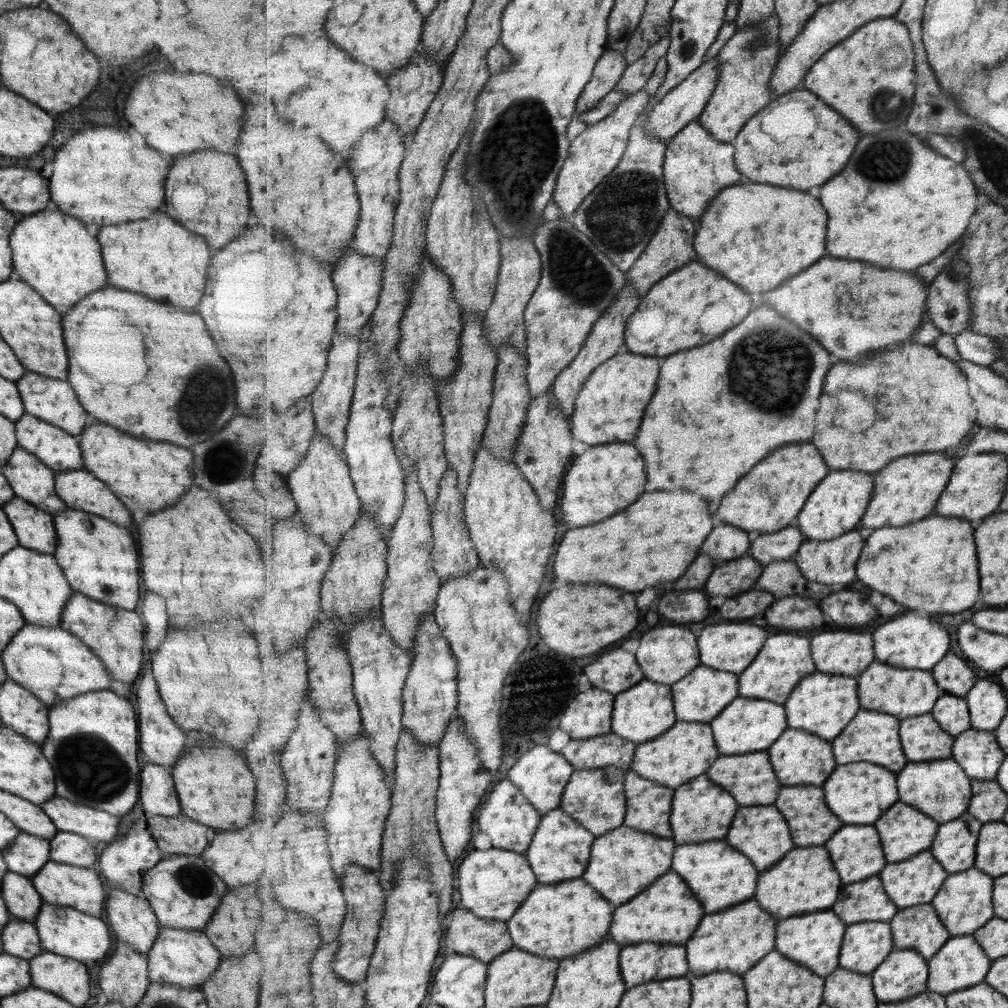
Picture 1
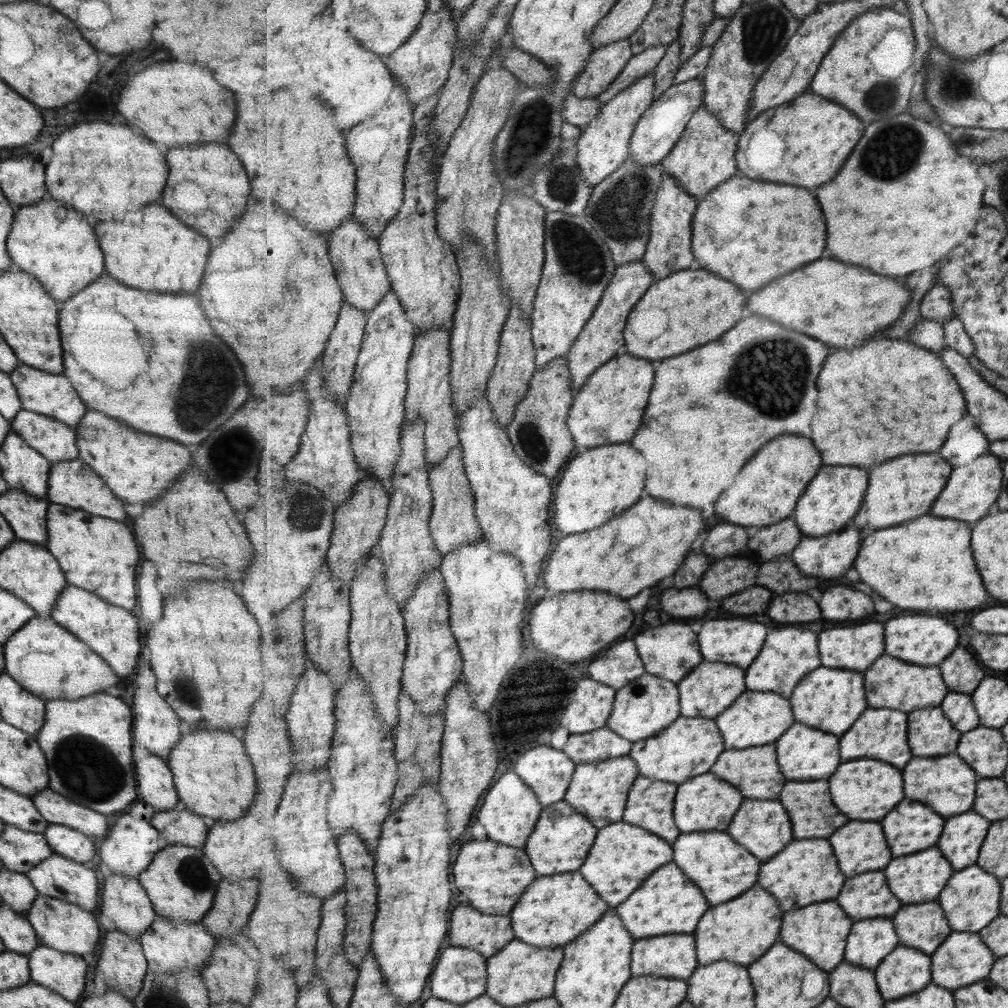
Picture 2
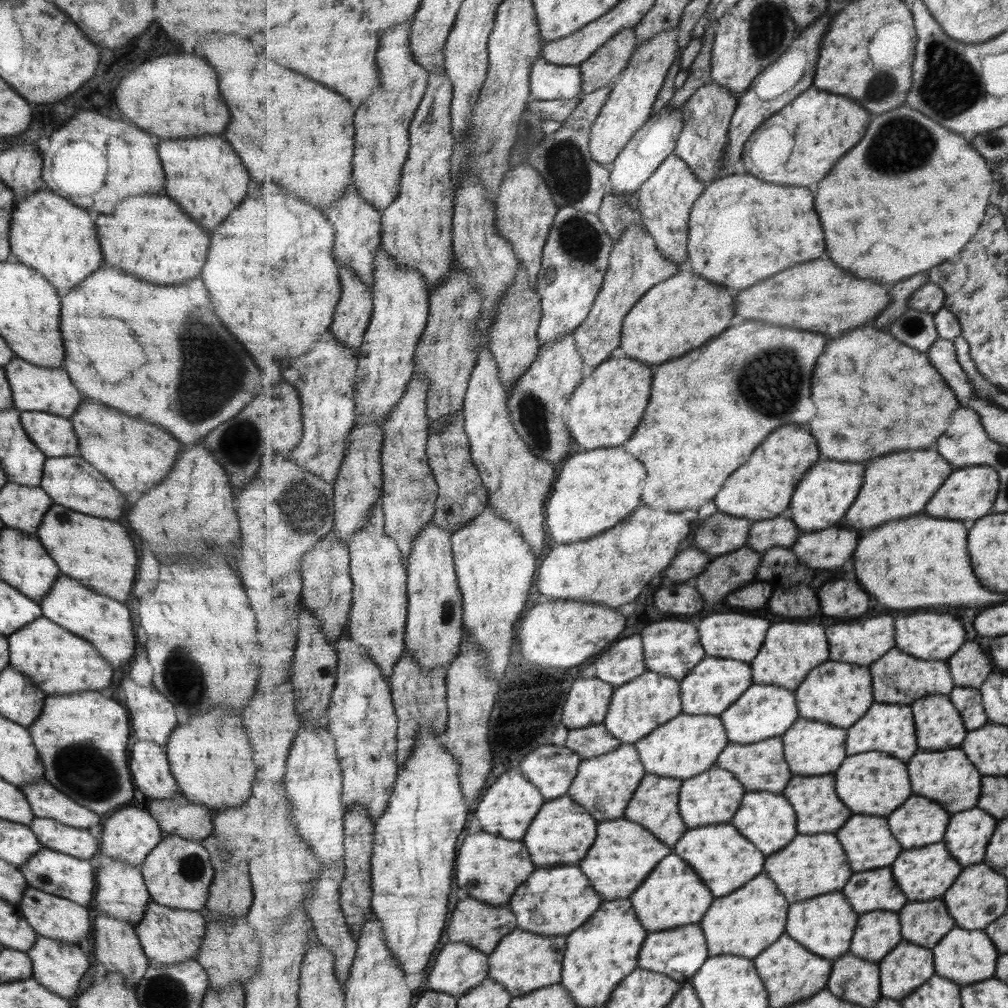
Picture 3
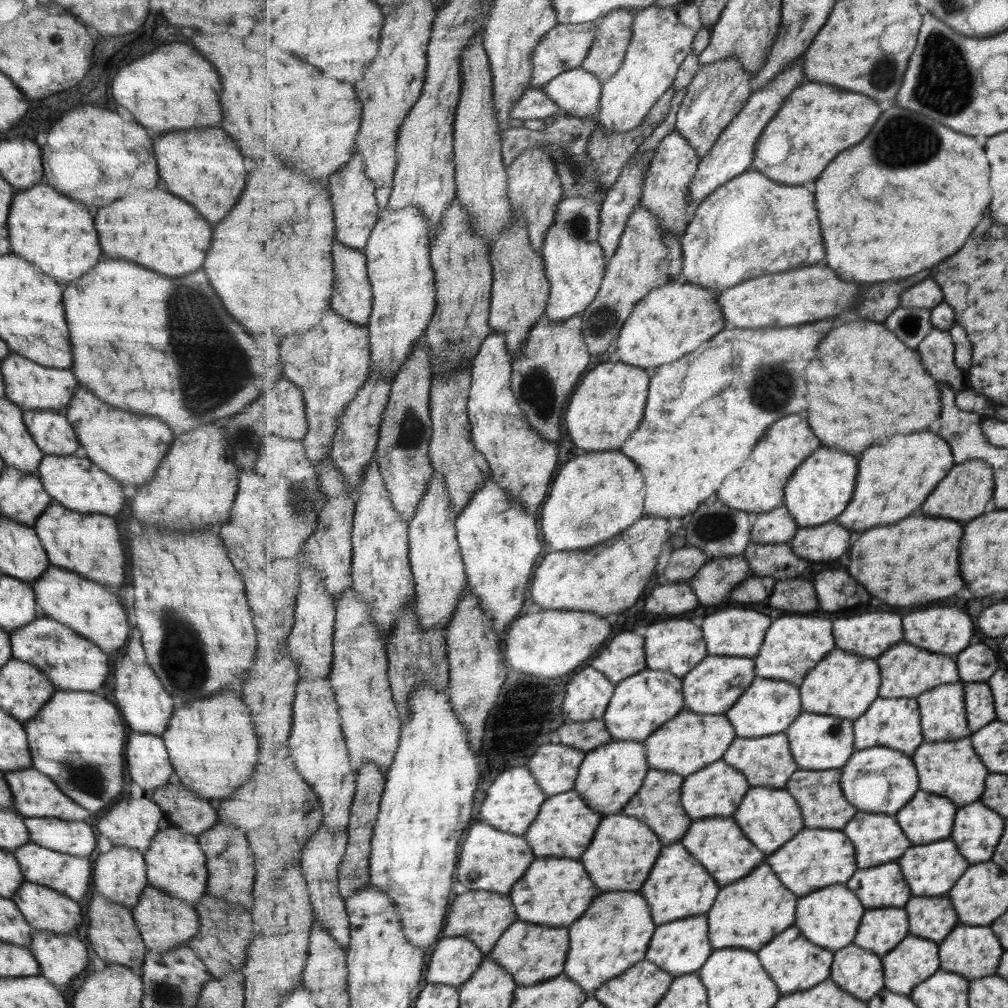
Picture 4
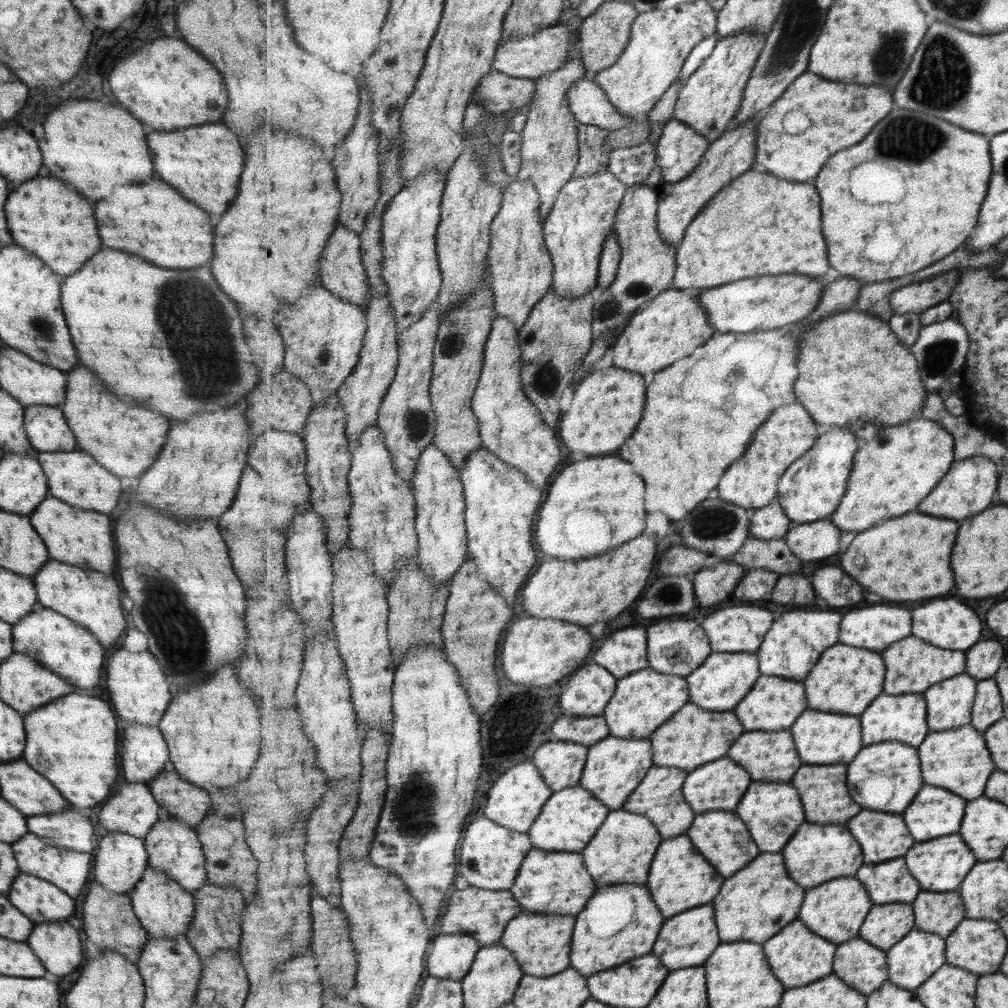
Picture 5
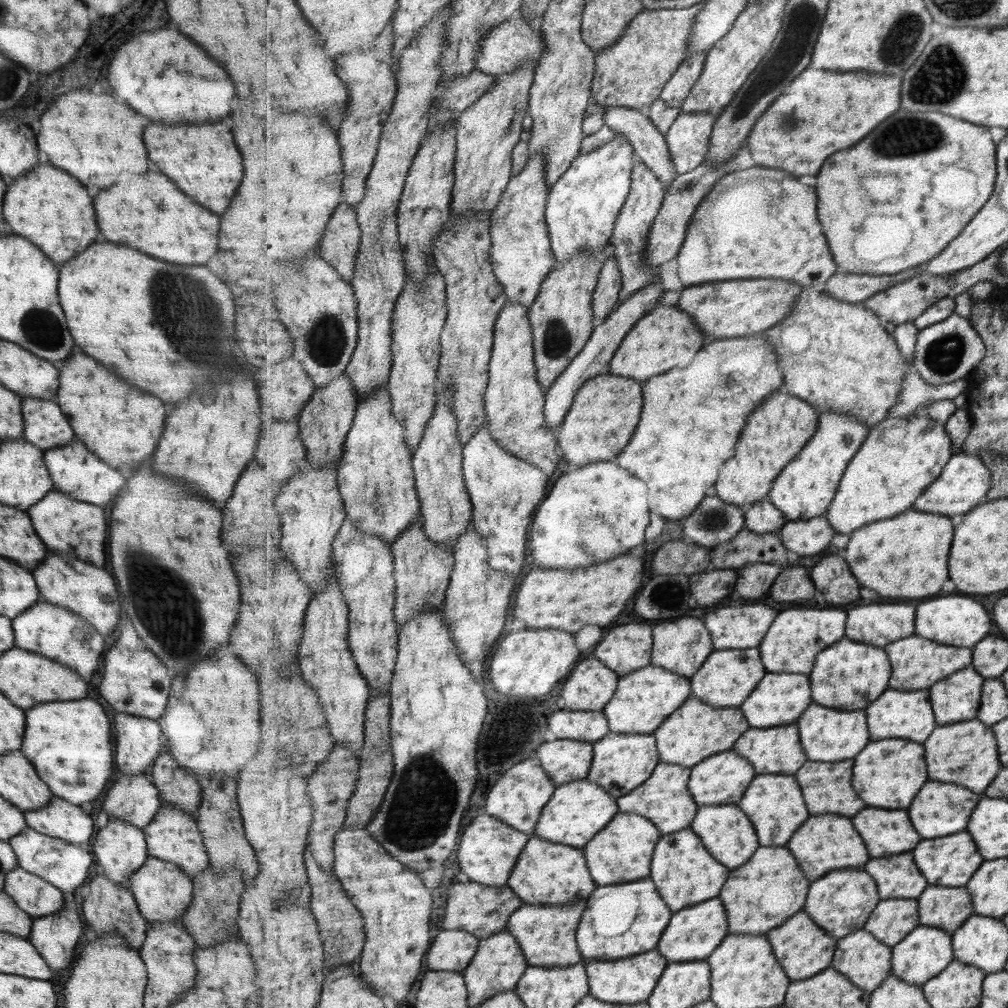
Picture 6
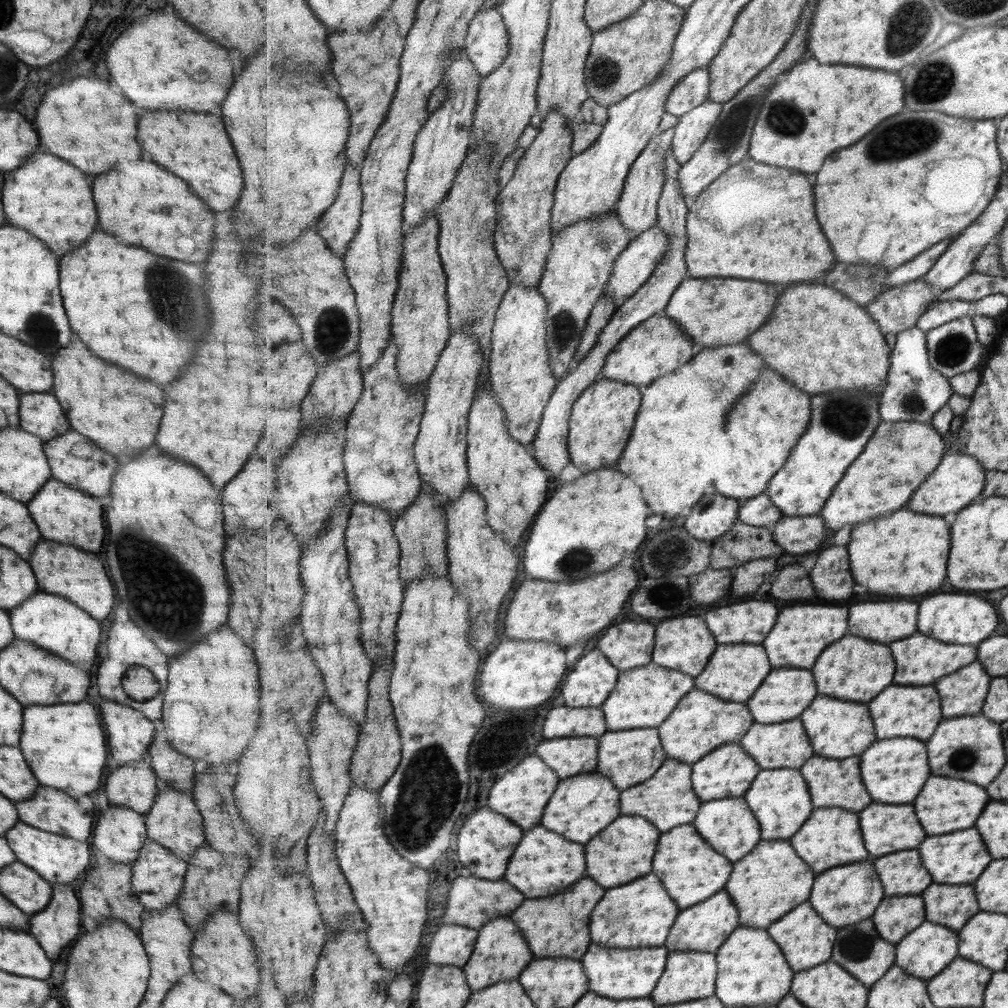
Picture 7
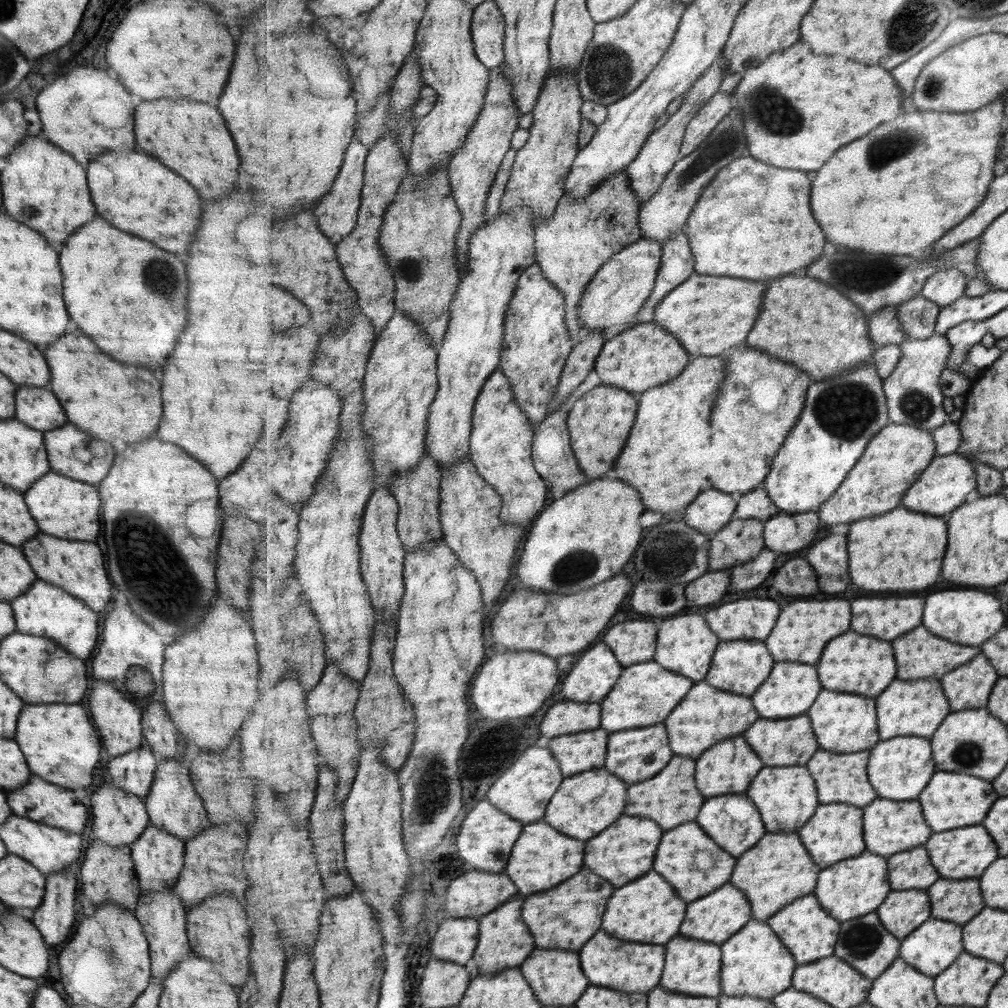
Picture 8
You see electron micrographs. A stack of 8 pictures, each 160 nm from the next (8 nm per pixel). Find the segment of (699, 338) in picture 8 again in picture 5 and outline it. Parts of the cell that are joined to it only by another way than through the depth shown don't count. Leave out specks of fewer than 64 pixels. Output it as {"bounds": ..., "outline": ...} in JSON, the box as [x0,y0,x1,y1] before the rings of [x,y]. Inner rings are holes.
{"bounds":[701,274,823,333],"outline":[[[781,274],[717,286],[701,294],[701,304],[709,314],[709,322],[713,322],[719,332],[745,333],[773,330],[806,319],[817,308],[822,294],[823,280],[803,274]]]}

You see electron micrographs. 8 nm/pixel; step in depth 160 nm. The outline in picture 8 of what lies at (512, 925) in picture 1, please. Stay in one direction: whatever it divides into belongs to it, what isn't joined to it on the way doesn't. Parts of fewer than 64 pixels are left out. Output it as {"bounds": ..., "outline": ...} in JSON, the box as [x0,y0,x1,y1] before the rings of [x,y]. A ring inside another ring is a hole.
{"bounds":[507,822,585,896],"outline":[[[547,822],[529,824],[525,828],[525,834],[517,840],[517,846],[513,850],[513,858],[509,860],[507,874],[521,886],[521,894],[529,896],[541,890],[551,890],[553,886],[569,880],[583,868],[585,858],[585,842],[569,838],[567,834],[561,834]]]}

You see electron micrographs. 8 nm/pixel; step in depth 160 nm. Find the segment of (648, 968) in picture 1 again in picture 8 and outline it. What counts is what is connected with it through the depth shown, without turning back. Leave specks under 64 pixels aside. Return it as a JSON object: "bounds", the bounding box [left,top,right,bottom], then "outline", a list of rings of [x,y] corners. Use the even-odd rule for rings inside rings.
{"bounds":[680,884,753,946],"outline":[[[725,884],[725,886],[721,886],[721,890],[715,890],[713,894],[689,904],[689,914],[685,918],[685,926],[681,926],[680,934],[687,938],[715,942],[722,946],[725,941],[737,934],[751,918],[753,918],[753,910],[751,910],[747,896],[733,884]]]}

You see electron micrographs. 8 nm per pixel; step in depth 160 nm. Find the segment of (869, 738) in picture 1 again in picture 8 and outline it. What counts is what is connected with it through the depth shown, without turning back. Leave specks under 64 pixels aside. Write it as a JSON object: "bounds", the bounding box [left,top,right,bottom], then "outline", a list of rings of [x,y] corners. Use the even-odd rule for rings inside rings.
{"bounds":[877,680,951,740],"outline":[[[897,680],[893,682],[893,686],[889,686],[889,690],[885,690],[885,694],[877,698],[877,712],[881,714],[881,740],[889,740],[895,736],[921,736],[931,739],[945,716],[951,712],[951,708],[939,680]]]}

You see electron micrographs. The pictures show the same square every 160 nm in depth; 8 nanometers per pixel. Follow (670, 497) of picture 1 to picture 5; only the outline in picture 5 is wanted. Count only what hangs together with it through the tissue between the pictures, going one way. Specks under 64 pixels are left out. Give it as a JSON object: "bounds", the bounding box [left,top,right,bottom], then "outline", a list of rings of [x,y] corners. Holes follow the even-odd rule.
{"bounds":[522,536,657,626],"outline":[[[647,536],[627,542],[609,554],[598,554],[591,560],[559,560],[551,558],[534,571],[534,576],[526,582],[522,590],[525,610],[535,618],[559,618],[579,626],[591,626],[599,620],[617,618],[633,602],[637,602],[647,588],[649,574],[655,566],[657,544]]]}

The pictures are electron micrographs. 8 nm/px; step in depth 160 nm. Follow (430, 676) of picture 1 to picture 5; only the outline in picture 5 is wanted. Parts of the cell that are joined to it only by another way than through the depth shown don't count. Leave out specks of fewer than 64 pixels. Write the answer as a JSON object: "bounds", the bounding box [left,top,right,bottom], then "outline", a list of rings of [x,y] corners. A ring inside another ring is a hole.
{"bounds":[413,442,468,586],"outline":[[[432,442],[421,455],[417,465],[415,479],[413,480],[416,491],[416,529],[419,534],[418,558],[425,574],[428,574],[436,586],[451,584],[454,576],[464,565],[468,554],[468,527],[466,526],[466,510],[468,508],[465,498],[465,487],[461,479],[461,472],[453,466],[452,459]]]}

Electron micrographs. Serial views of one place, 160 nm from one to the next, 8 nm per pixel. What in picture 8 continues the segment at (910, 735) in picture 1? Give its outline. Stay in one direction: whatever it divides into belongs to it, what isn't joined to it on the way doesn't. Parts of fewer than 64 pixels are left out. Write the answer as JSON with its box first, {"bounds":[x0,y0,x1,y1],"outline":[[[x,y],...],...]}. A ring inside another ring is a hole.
{"bounds":[941,652,1000,712],"outline":[[[981,652],[969,661],[969,666],[961,666],[961,684],[959,670],[953,670],[953,674],[947,674],[941,682],[945,686],[945,694],[949,694],[949,702],[953,702],[953,711],[957,712],[986,708],[1000,678],[988,655]]]}

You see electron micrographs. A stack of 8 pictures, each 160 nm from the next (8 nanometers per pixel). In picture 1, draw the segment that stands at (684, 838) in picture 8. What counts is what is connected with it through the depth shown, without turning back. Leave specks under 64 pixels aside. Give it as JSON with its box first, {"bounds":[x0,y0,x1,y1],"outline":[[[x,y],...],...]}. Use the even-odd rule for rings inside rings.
{"bounds":[610,872,705,947],"outline":[[[669,872],[661,876],[649,890],[645,890],[645,894],[639,894],[633,898],[633,902],[617,908],[610,934],[623,947],[633,945],[633,942],[685,944],[699,928],[703,916],[705,910],[685,880],[677,872]]]}

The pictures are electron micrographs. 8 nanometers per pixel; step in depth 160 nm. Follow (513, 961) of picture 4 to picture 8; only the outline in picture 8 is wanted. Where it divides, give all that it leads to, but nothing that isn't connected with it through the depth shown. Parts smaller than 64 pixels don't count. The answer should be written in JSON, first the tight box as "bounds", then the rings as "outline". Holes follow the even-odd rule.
{"bounds":[525,868,613,953],"outline":[[[583,868],[581,874],[569,878],[569,882],[563,882],[561,886],[555,886],[545,894],[529,896],[525,902],[525,922],[529,922],[529,930],[533,930],[537,948],[559,948],[580,953],[584,944],[597,934],[597,926],[601,930],[601,920],[613,892],[613,884],[609,884],[593,870]],[[579,904],[585,906],[579,908]]]}

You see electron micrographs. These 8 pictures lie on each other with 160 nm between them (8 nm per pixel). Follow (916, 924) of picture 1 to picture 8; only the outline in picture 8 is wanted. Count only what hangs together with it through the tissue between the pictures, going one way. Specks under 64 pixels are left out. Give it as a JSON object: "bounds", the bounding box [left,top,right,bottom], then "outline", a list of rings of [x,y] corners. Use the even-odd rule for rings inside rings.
{"bounds":[929,878,986,925],"outline":[[[941,878],[937,886],[929,888],[929,896],[933,898],[932,916],[961,925],[966,925],[986,907],[977,878]]]}

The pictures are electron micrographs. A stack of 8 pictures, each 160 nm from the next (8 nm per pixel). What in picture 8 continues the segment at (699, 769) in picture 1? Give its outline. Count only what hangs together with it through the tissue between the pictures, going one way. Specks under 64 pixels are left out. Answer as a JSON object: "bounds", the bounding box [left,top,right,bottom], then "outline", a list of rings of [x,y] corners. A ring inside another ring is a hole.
{"bounds":[665,680,760,758],"outline":[[[705,680],[689,692],[689,698],[685,698],[685,702],[673,710],[665,724],[669,726],[669,738],[673,738],[673,750],[677,750],[681,756],[699,758],[718,742],[741,736],[755,720],[760,719],[757,712],[751,698],[731,694],[731,691],[711,686]]]}

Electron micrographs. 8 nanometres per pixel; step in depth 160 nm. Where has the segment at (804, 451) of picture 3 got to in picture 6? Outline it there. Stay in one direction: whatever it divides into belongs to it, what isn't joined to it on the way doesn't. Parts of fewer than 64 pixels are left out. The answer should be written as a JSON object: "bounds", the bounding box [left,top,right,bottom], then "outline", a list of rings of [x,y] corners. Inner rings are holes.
{"bounds":[717,389,820,510],"outline":[[[785,389],[774,392],[771,397],[761,403],[761,406],[757,407],[757,412],[753,414],[753,418],[749,418],[749,424],[745,426],[745,430],[741,434],[741,442],[737,444],[737,456],[733,456],[733,460],[729,460],[725,464],[725,470],[721,470],[721,478],[717,480],[717,494],[721,498],[725,498],[725,502],[733,503],[744,510],[761,501],[761,498],[765,498],[771,492],[773,482],[781,474],[781,470],[789,462],[795,460],[805,445],[812,440],[819,425],[820,411],[817,410],[816,406],[799,400],[797,396],[793,396]]]}

